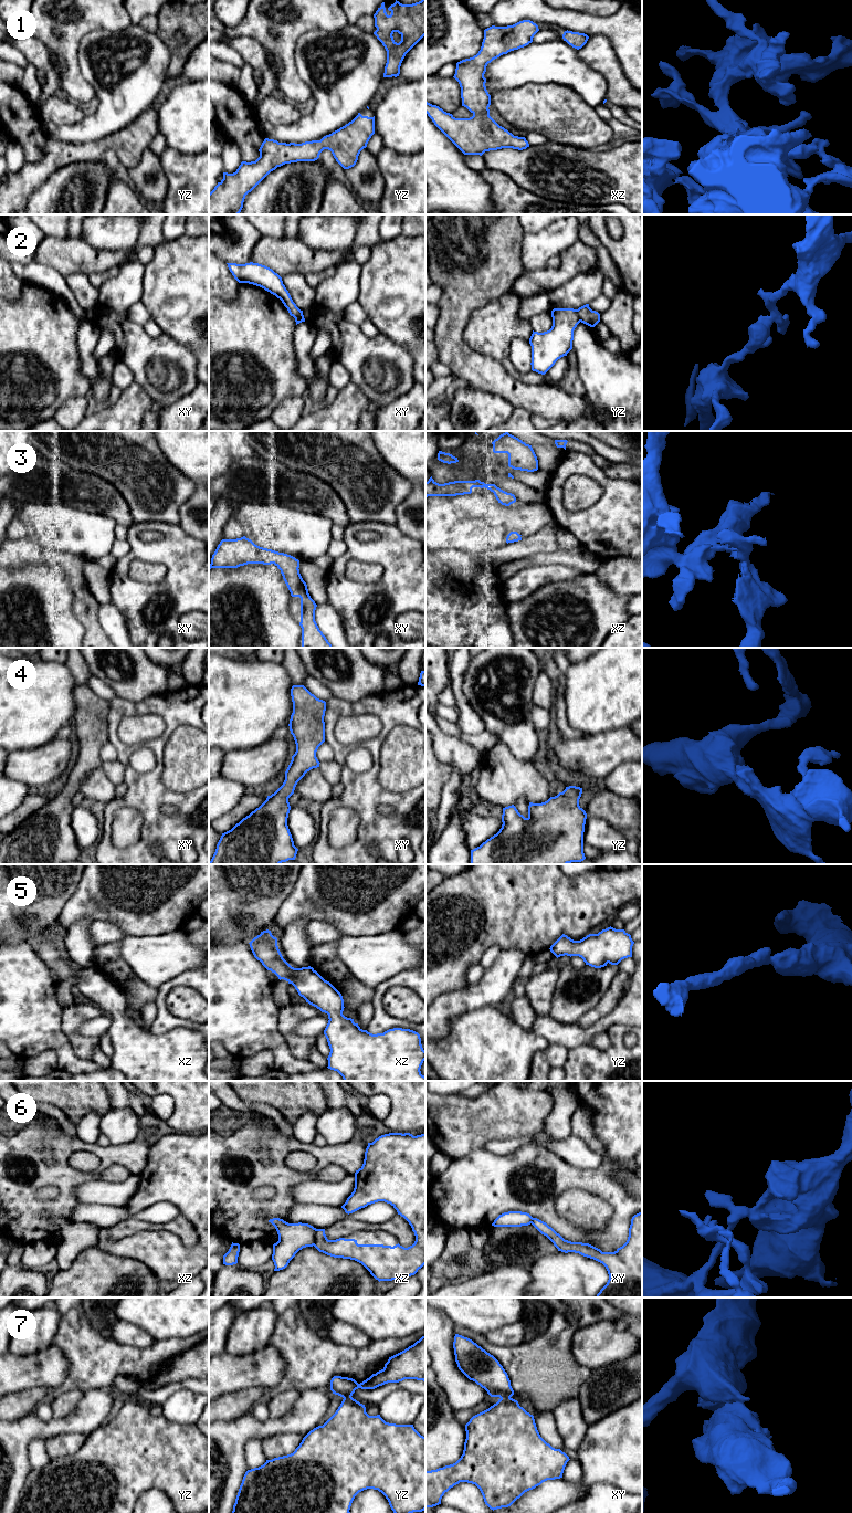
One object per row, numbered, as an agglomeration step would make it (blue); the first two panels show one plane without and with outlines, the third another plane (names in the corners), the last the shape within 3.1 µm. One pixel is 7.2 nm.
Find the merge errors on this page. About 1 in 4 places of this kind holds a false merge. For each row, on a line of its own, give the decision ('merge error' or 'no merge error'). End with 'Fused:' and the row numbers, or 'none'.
1: no merge error
2: merge error
3: no merge error
4: no merge error
5: no merge error
6: merge error
7: merge error
Fused: 2, 6, 7

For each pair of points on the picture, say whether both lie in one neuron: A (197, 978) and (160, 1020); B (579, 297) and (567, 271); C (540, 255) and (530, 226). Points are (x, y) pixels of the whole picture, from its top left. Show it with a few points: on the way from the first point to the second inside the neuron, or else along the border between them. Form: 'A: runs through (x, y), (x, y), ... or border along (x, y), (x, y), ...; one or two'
A: runs through (181, 980), (172, 984), (161, 995), (161, 1005); one
B: border along (586, 271), (579, 272), (554, 290); two
C: border along (548, 226), (535, 232), (525, 233); two

